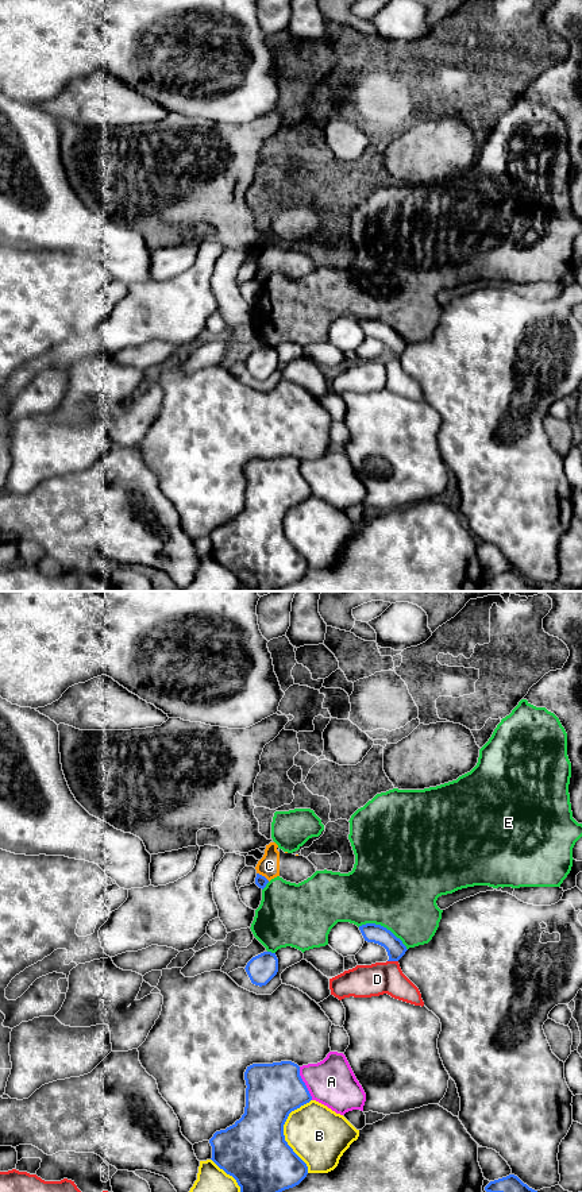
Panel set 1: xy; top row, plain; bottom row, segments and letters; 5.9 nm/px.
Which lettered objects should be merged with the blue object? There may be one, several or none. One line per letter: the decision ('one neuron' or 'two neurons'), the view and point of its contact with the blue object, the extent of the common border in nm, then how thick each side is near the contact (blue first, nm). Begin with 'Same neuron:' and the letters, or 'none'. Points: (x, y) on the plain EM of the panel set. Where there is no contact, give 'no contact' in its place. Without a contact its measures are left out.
Same neuron: none
A: two neurons | xy (304, 478) | 220 nm | 320/280 nm
B: two neurons | xy (282, 528) | 440 nm | 400/340 nm
C: two neurons | xy (263, 272) | 90 nm | 70/130 nm
D: two neurons | xy (393, 355) | 60 nm | 110/190 nm
E: two neurons | xy (382, 321) | 320 nm | 110/500 nm

